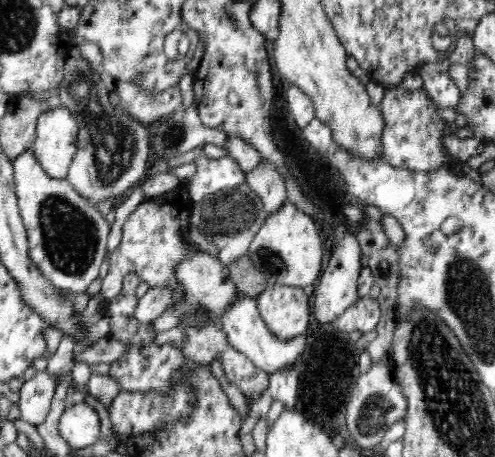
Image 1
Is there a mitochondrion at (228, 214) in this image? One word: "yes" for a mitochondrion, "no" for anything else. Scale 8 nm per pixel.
yes

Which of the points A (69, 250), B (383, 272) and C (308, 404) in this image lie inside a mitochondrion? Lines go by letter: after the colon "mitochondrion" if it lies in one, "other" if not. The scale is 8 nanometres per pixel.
A: mitochondrion
B: other
C: other

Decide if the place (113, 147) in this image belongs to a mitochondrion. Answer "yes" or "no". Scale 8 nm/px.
yes

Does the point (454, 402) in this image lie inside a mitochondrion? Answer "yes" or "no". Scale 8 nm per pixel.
yes

